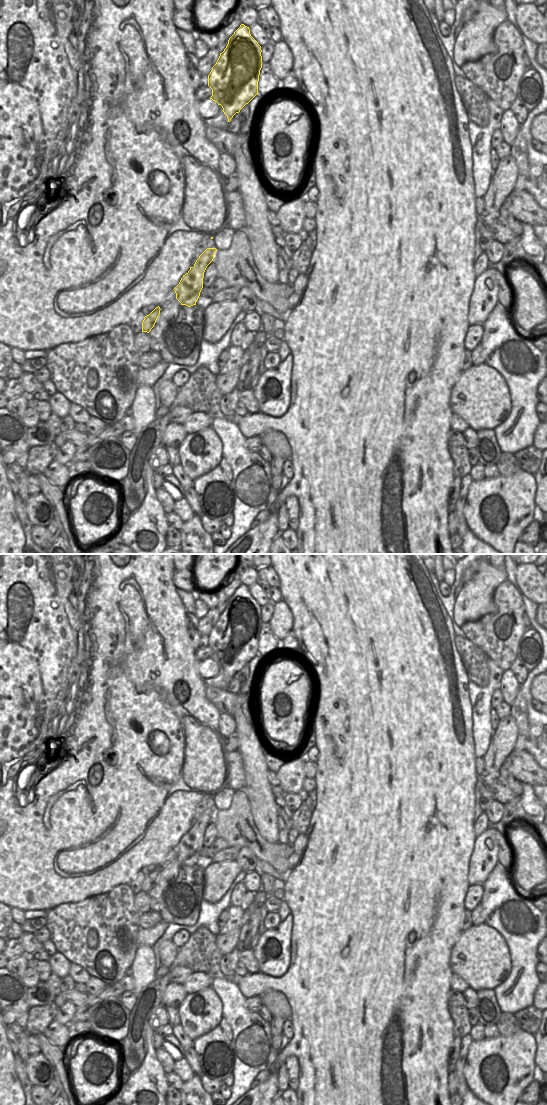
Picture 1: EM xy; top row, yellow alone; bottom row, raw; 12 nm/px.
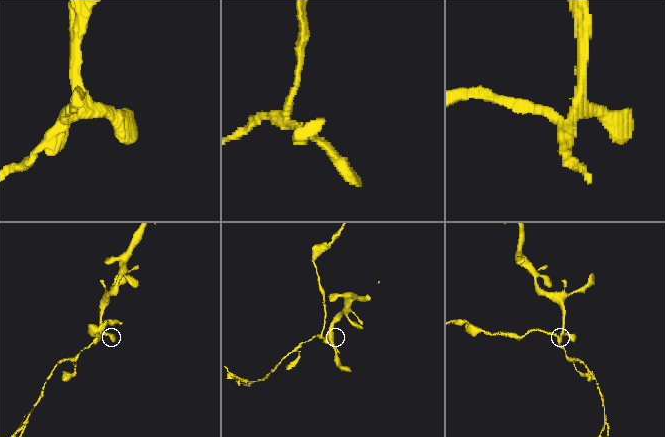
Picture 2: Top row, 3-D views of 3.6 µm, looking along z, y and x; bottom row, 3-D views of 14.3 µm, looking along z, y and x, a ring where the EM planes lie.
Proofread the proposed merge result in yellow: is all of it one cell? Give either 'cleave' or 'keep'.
cleave

